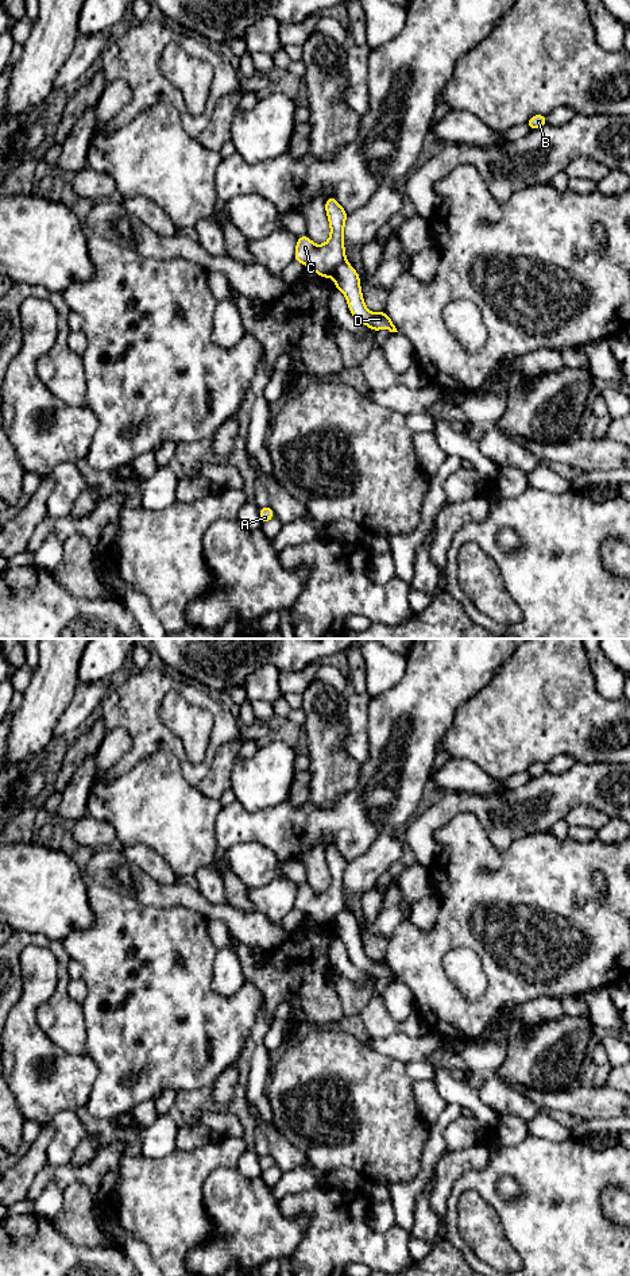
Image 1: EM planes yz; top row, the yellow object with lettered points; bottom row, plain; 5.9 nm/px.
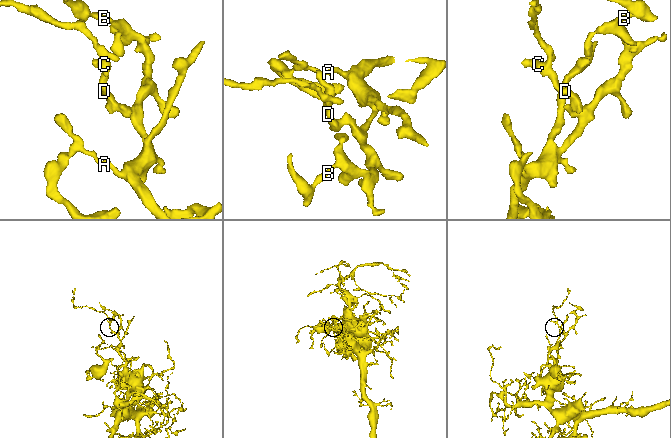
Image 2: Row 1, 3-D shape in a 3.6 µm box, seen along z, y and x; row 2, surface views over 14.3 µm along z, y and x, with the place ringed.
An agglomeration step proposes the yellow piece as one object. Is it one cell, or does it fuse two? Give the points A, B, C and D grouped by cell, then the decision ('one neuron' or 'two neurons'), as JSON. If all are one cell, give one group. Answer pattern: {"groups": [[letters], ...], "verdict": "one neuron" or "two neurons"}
{"groups": [["A", "B", "D"], ["C"]], "verdict": "two neurons"}

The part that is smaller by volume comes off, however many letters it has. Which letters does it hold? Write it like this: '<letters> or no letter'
C

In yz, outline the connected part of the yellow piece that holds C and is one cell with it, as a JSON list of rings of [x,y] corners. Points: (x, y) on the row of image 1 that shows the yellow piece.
[[[336,198],[325,200],[325,209],[331,224],[331,238],[326,243],[316,246],[308,235],[297,239],[294,261],[306,265],[324,278],[335,277],[336,267],[345,261],[343,243],[347,212]]]

